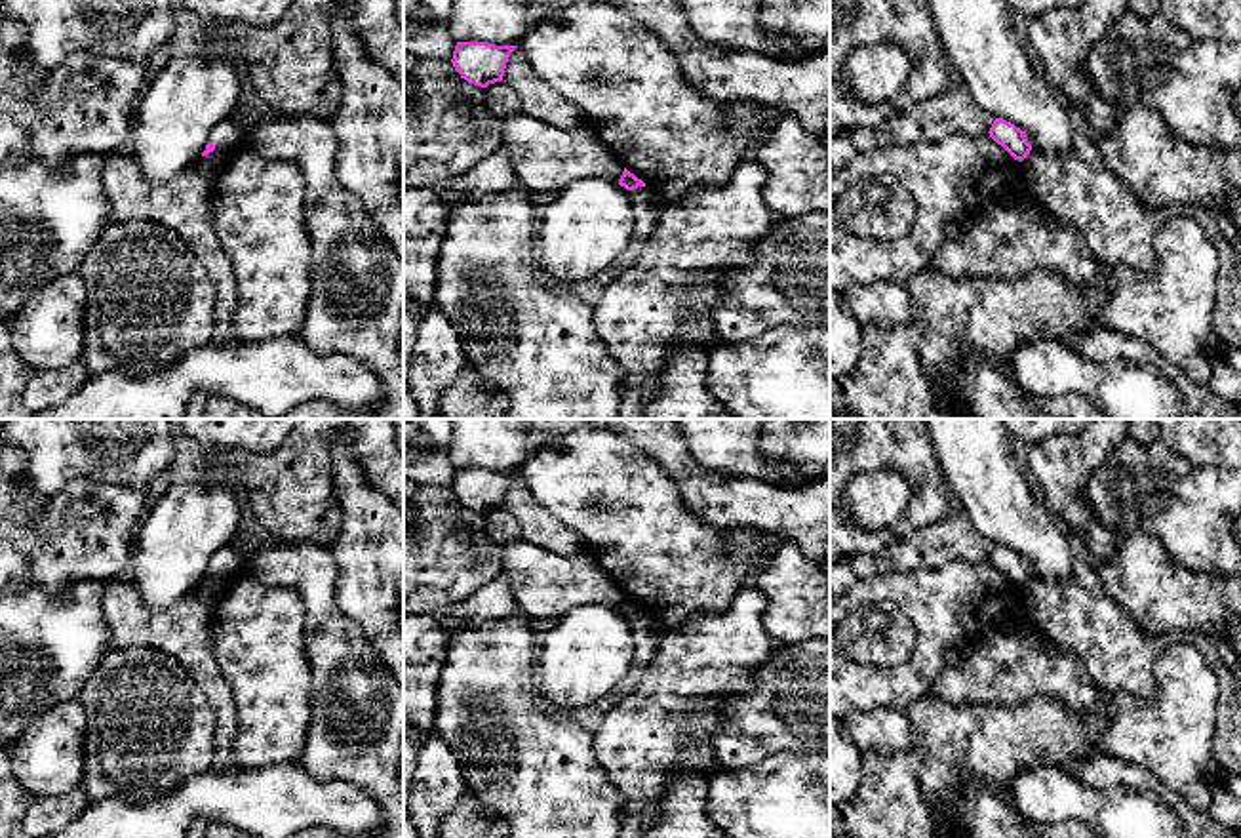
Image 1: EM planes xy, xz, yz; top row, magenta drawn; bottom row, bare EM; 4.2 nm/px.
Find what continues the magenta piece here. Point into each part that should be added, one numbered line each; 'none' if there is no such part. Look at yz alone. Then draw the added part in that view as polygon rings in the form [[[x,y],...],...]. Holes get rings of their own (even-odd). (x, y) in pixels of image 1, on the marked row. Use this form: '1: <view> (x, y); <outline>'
none

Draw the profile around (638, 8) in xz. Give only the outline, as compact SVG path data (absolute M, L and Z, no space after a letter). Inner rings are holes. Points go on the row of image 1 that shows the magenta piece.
M615 0L615 4L641 21L676 55L687 84L718 107L758 103L771 112L794 114L817 137L830 130L830 50L799 61L780 61L756 51L729 51L695 34L680 0Z

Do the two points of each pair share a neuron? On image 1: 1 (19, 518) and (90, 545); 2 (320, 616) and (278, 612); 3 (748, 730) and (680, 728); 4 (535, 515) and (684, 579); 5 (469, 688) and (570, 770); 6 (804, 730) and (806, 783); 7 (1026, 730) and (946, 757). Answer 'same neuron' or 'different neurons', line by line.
1: same neuron
2: different neurons
3: different neurons
4: different neurons
5: same neuron
6: different neurons
7: same neuron

